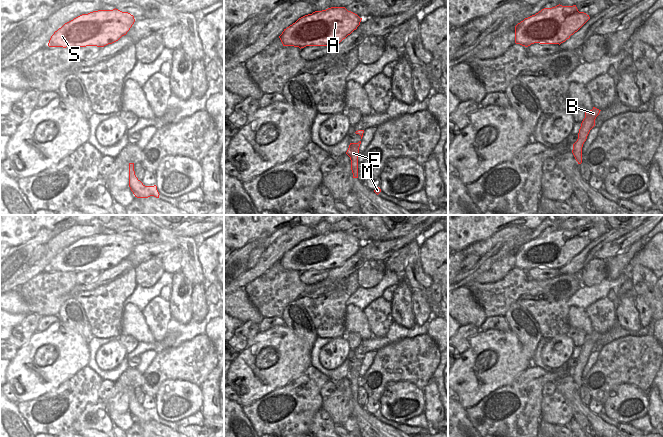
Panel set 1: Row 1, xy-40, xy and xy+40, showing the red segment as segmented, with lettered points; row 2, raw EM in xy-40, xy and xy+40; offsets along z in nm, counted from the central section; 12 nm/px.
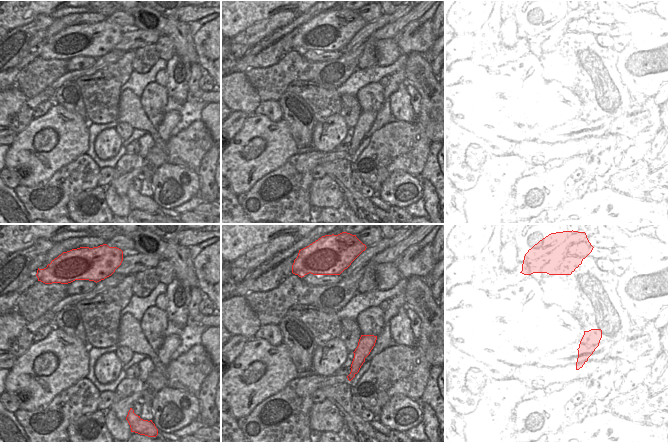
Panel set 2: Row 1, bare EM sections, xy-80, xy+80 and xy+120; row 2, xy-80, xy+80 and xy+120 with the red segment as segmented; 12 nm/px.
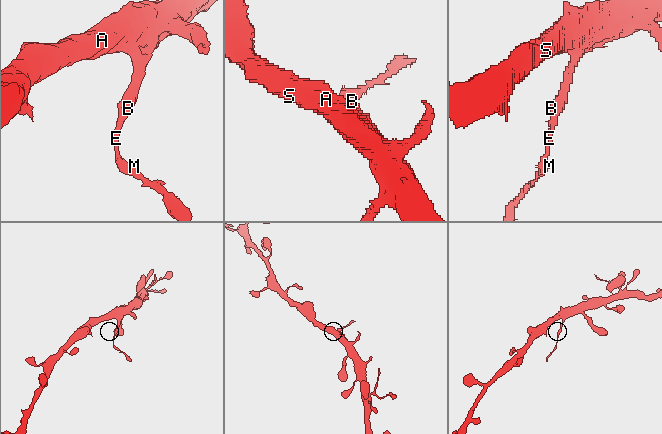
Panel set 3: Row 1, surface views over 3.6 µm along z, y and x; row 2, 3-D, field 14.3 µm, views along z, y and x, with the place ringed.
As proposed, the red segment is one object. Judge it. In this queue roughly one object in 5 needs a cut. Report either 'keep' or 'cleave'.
cleave

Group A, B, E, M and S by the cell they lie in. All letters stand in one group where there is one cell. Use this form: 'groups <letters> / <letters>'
groups A B S / E M

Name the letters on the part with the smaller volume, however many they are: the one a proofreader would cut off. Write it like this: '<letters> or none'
E, M

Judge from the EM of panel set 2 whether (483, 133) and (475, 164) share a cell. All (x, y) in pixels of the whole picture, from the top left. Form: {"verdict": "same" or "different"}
{"verdict": "same"}

